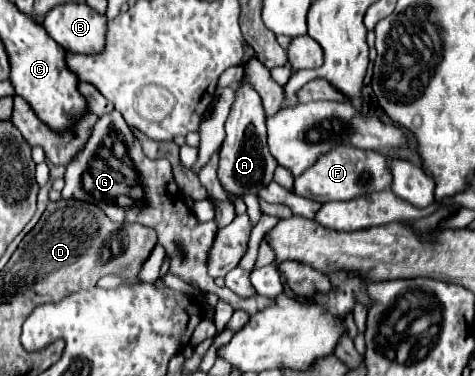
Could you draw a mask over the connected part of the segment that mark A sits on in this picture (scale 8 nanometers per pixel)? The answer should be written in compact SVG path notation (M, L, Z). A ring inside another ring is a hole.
M242 81L240 87L236 89L236 101L226 121L226 139L220 147L220 161L218 161L218 179L228 195L238 195L238 197L244 193L258 195L262 187L272 183L278 163L274 161L274 157L270 157L264 123L266 123L266 115L260 95L248 81Z

